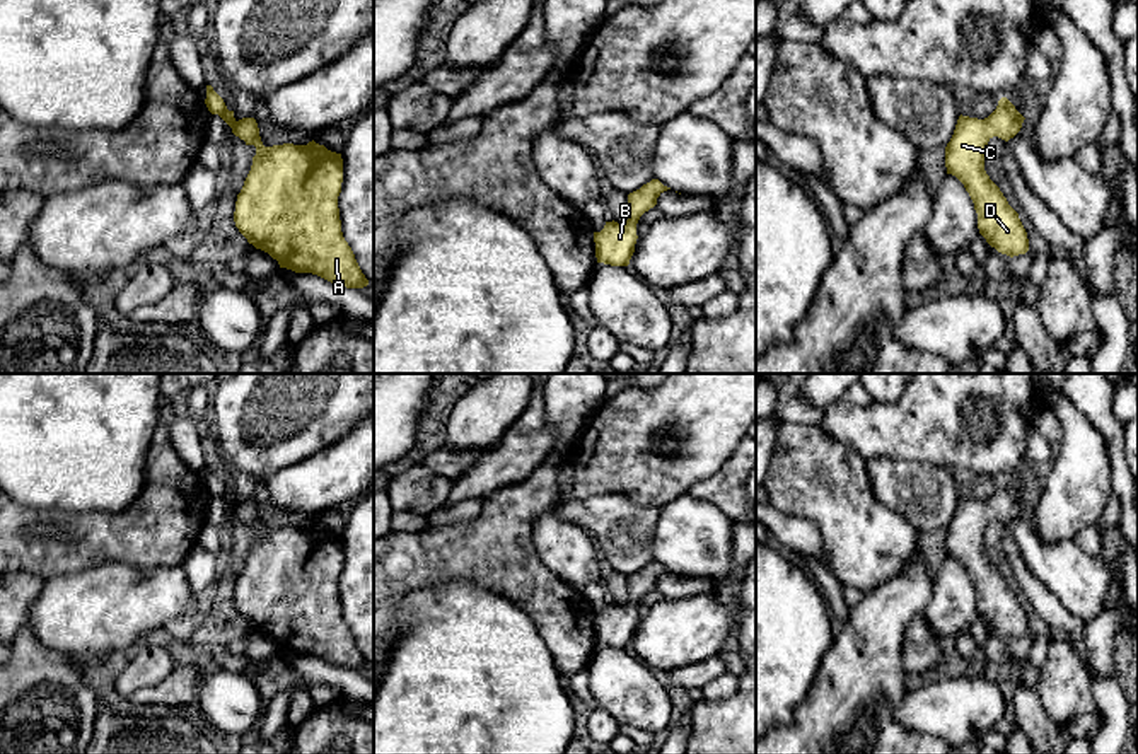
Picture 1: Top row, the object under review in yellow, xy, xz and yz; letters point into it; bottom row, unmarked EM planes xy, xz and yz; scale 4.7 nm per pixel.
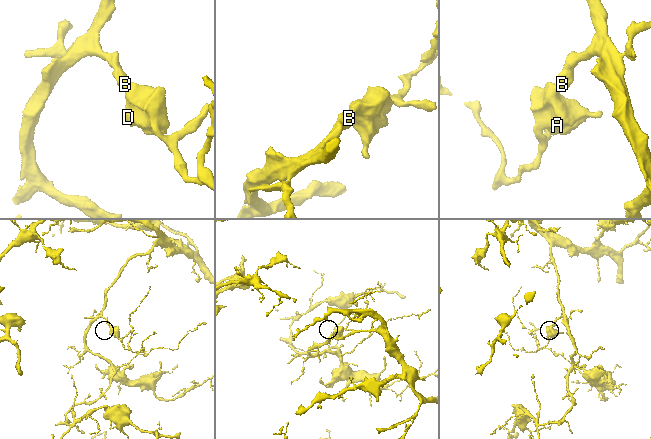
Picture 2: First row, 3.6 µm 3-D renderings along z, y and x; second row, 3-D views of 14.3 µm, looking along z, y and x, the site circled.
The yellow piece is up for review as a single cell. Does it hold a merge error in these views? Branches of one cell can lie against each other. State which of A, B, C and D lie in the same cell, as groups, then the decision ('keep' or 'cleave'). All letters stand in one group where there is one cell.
A B C D; keep

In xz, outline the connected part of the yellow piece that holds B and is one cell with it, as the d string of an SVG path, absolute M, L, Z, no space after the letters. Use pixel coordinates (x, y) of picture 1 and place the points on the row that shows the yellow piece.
M652 179L628 194L628 220L606 222L601 232L594 232L597 263L628 266L636 244L636 223L640 217L657 205L657 198L671 188Z

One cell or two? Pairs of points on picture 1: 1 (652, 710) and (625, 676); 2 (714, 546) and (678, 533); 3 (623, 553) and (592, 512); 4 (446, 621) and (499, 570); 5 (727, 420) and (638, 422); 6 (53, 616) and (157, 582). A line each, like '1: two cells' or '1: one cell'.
1: one cell
2: one cell
3: one cell
4: two cells
5: one cell
6: one cell

